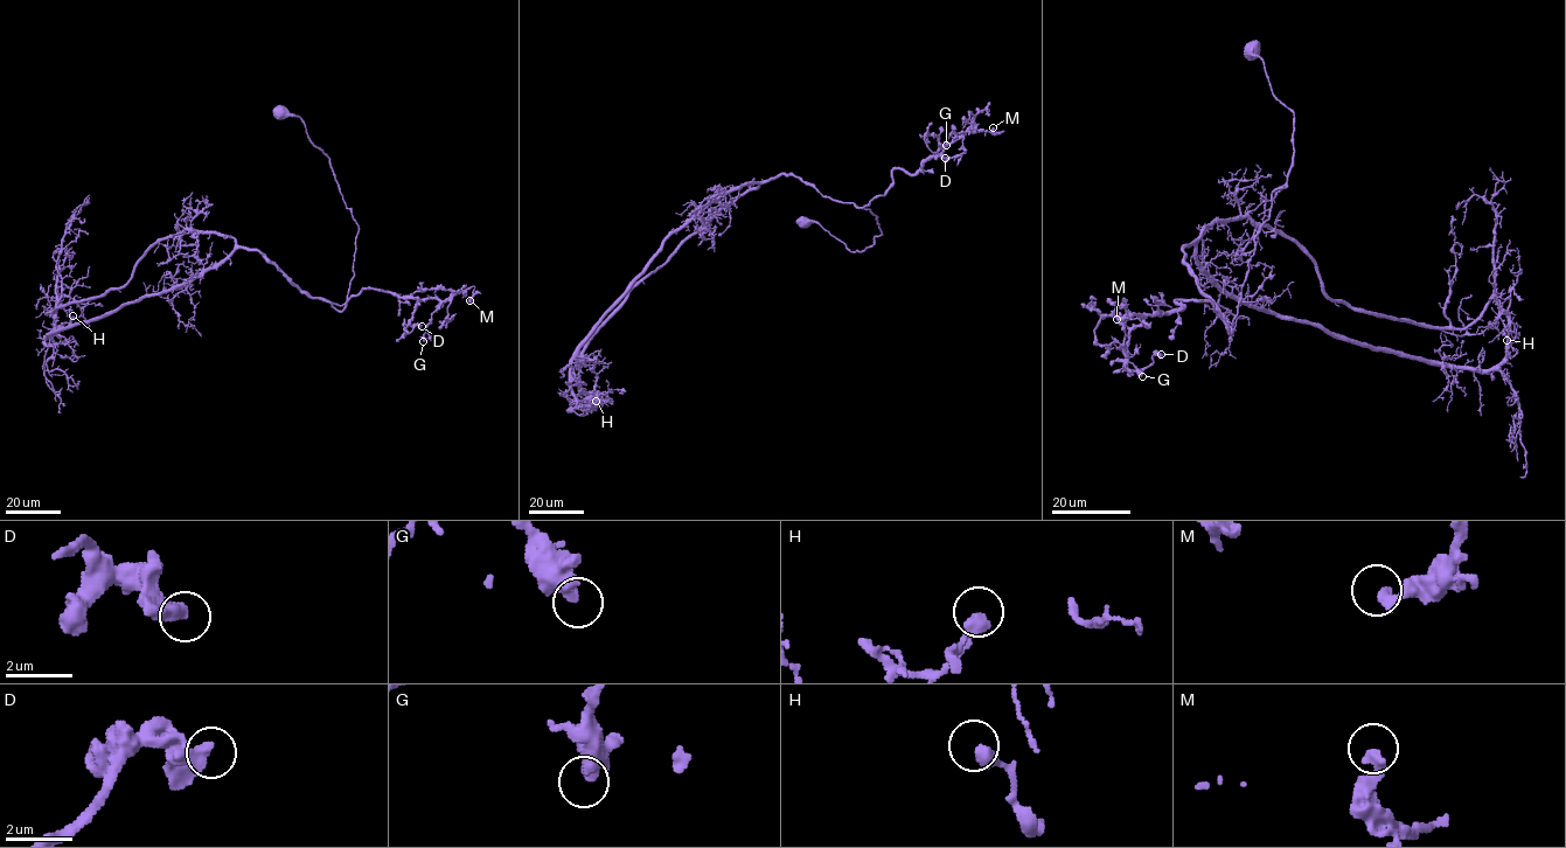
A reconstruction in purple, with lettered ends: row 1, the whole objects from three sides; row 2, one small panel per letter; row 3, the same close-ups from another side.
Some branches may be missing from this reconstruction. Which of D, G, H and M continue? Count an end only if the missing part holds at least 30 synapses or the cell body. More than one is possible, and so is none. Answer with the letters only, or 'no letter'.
D

